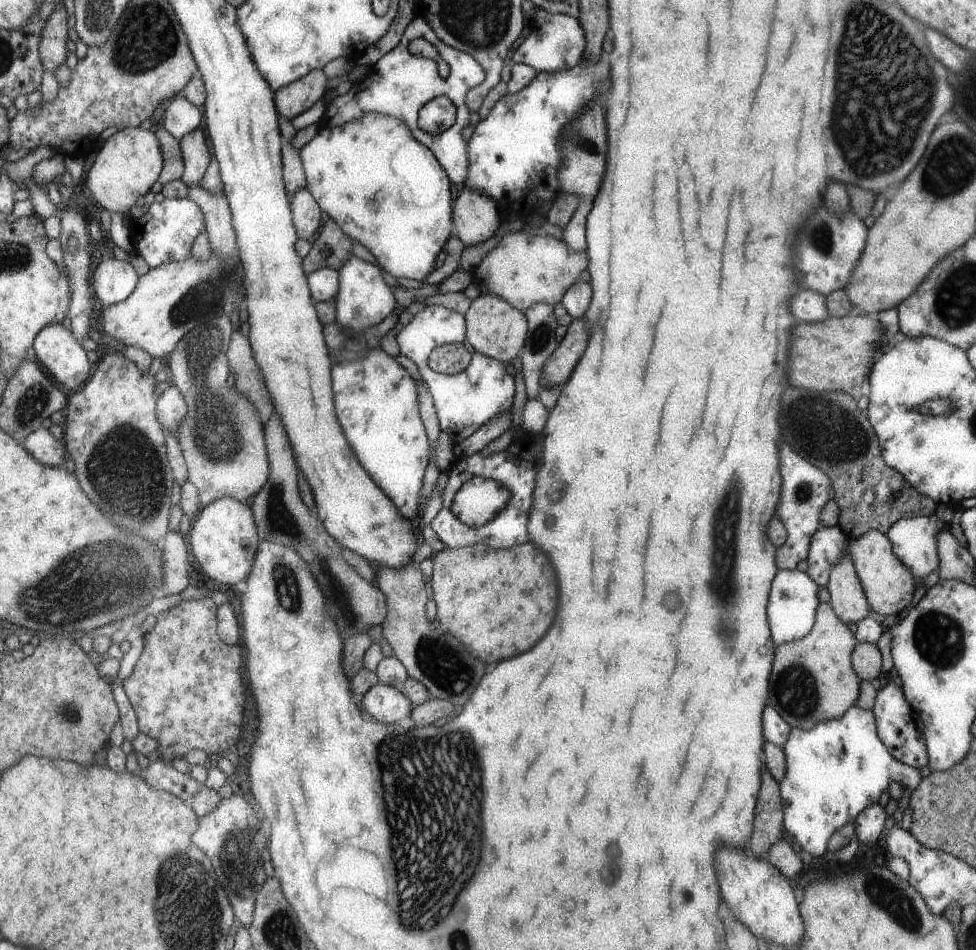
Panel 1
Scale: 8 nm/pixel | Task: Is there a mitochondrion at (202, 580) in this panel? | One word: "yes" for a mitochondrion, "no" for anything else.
no

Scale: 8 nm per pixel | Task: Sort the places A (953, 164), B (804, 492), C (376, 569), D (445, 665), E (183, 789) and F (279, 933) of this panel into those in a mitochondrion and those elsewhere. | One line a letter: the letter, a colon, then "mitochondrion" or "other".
A: mitochondrion
B: mitochondrion
C: other
D: mitochondrion
E: other
F: mitochondrion

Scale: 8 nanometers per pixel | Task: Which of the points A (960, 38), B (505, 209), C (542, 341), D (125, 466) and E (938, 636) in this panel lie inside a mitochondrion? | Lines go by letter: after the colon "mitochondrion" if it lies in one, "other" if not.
A: other
B: other
C: mitochondrion
D: mitochondrion
E: mitochondrion

